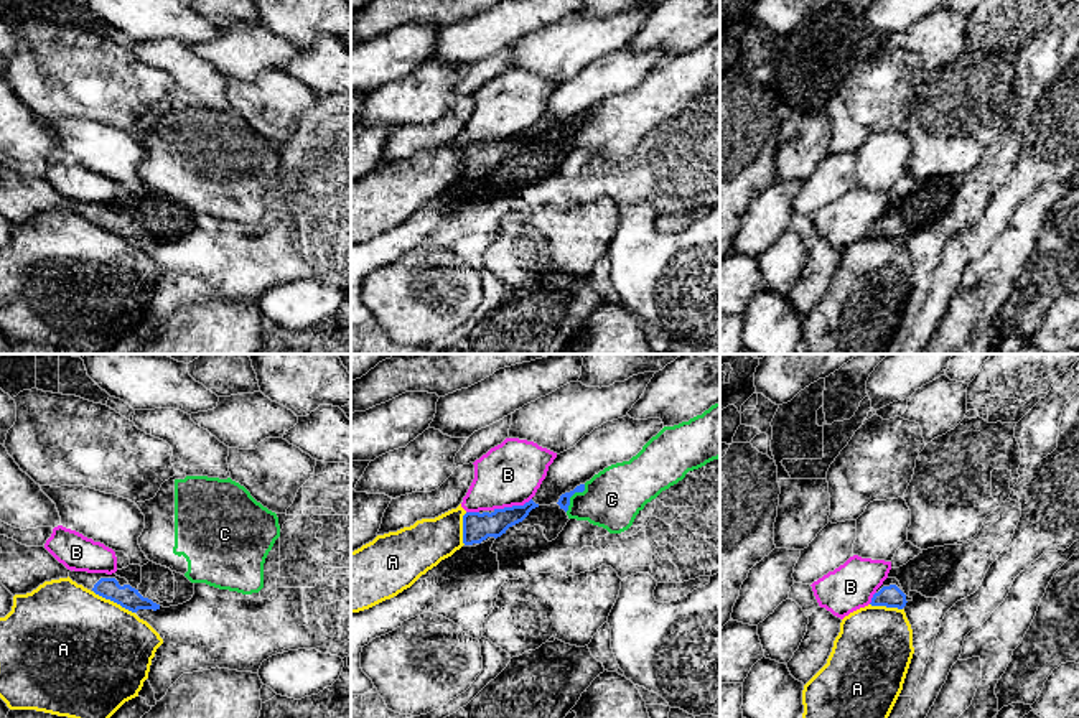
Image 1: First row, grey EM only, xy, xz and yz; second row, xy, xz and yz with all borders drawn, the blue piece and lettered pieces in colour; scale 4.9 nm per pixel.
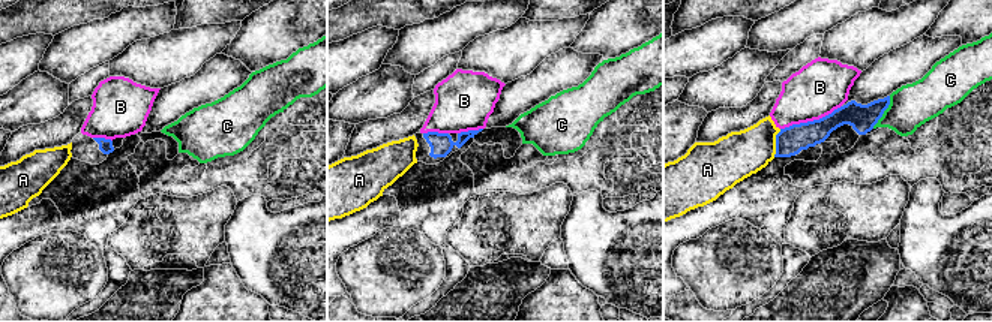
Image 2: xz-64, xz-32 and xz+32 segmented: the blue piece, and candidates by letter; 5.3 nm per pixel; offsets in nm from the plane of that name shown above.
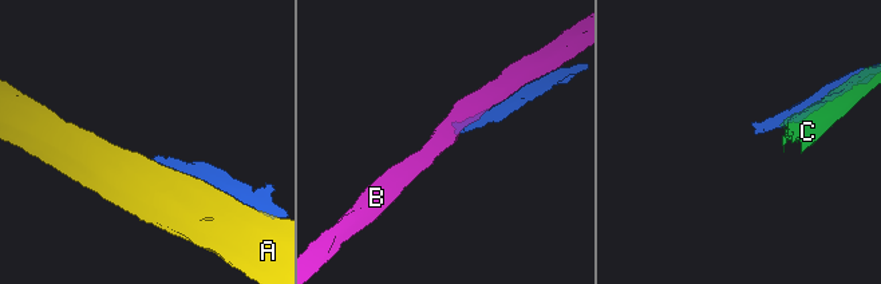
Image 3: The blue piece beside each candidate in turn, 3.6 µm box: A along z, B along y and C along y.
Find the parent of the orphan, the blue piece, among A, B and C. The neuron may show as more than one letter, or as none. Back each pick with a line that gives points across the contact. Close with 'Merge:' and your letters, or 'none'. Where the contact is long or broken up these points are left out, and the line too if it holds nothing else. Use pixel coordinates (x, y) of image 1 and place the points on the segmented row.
Merge: none

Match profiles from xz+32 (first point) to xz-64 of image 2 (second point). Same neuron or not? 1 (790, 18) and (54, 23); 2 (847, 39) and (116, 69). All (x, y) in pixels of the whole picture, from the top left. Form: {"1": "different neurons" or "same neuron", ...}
{"1": "different neurons", "2": "same neuron"}

